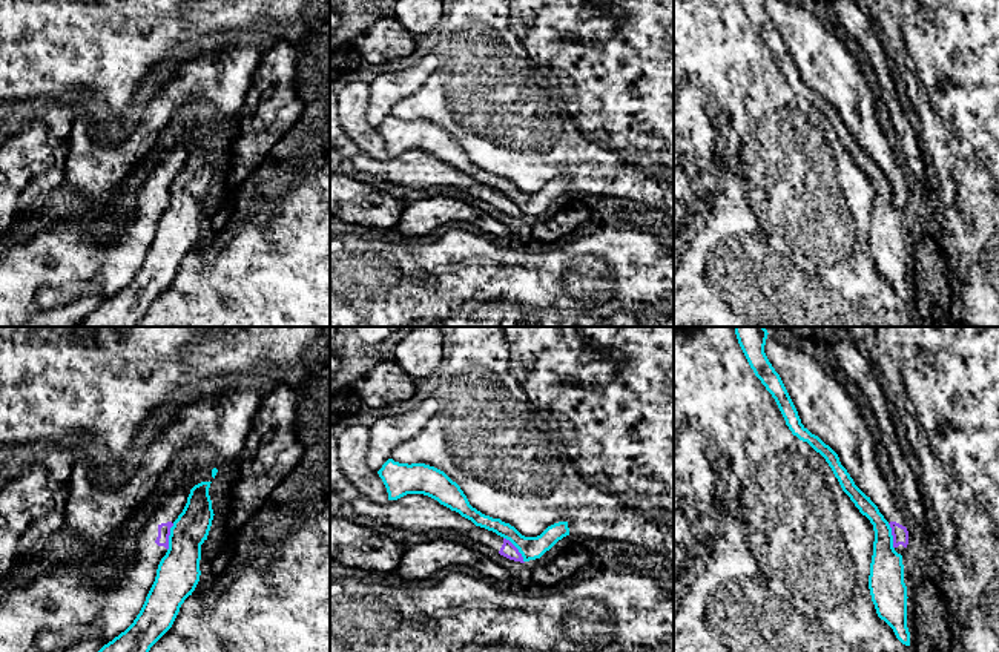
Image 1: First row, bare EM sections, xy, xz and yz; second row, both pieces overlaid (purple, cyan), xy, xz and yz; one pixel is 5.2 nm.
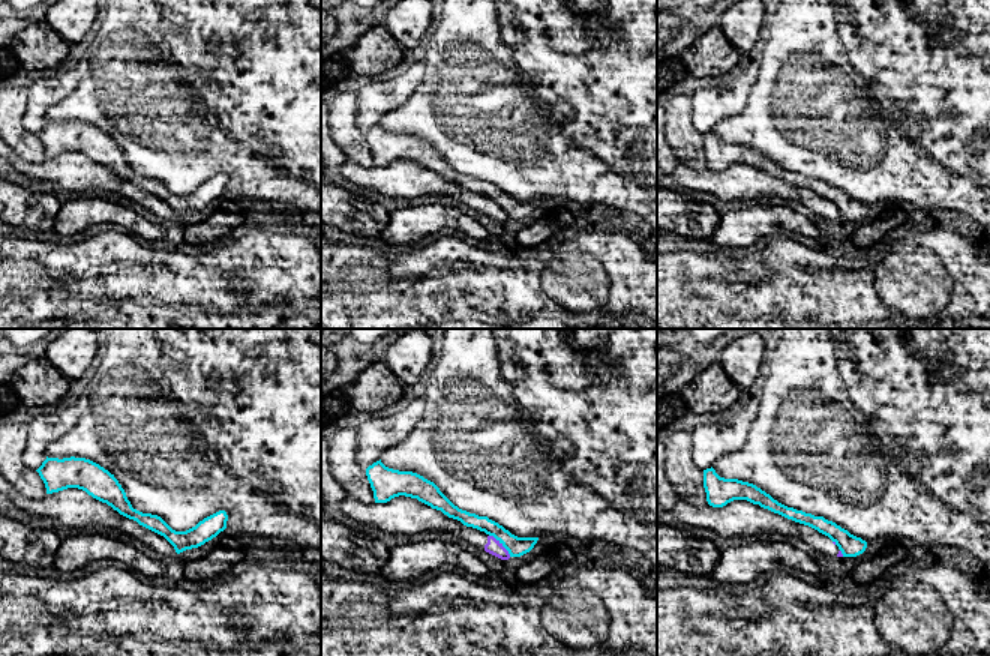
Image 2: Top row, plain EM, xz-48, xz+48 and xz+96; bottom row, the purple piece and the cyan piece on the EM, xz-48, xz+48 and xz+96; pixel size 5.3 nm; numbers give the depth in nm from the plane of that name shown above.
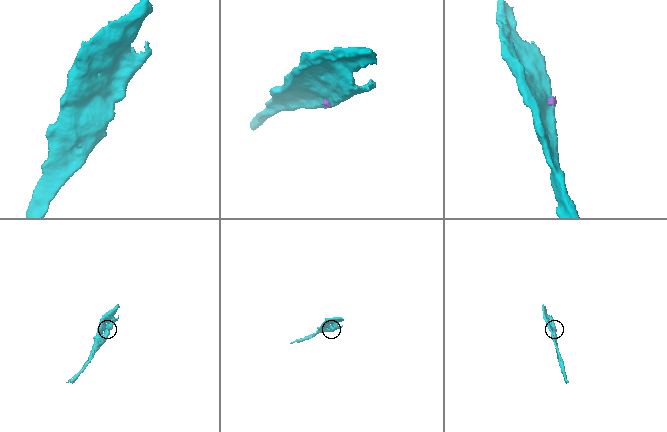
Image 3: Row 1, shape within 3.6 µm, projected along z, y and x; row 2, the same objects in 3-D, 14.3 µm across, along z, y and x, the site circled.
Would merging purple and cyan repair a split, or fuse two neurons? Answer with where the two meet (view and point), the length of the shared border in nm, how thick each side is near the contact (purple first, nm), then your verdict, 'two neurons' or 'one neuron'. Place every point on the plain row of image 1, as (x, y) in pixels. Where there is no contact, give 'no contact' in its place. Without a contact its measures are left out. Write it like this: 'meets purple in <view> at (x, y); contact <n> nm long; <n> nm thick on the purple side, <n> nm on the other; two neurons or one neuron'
meets purple in xz at (517, 206); contact 170 nm long; 80 nm thick on the purple side, 120 nm on the other; two neurons

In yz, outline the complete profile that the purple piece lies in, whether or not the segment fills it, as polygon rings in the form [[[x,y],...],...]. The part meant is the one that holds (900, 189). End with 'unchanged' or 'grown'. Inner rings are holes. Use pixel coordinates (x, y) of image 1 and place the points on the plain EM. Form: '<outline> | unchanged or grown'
[[[766,0],[764,9],[780,31],[804,84],[838,110],[855,141],[889,178],[893,204],[904,212],[908,201],[905,173],[879,126],[872,87],[855,54],[813,11],[793,0]]] | grown

